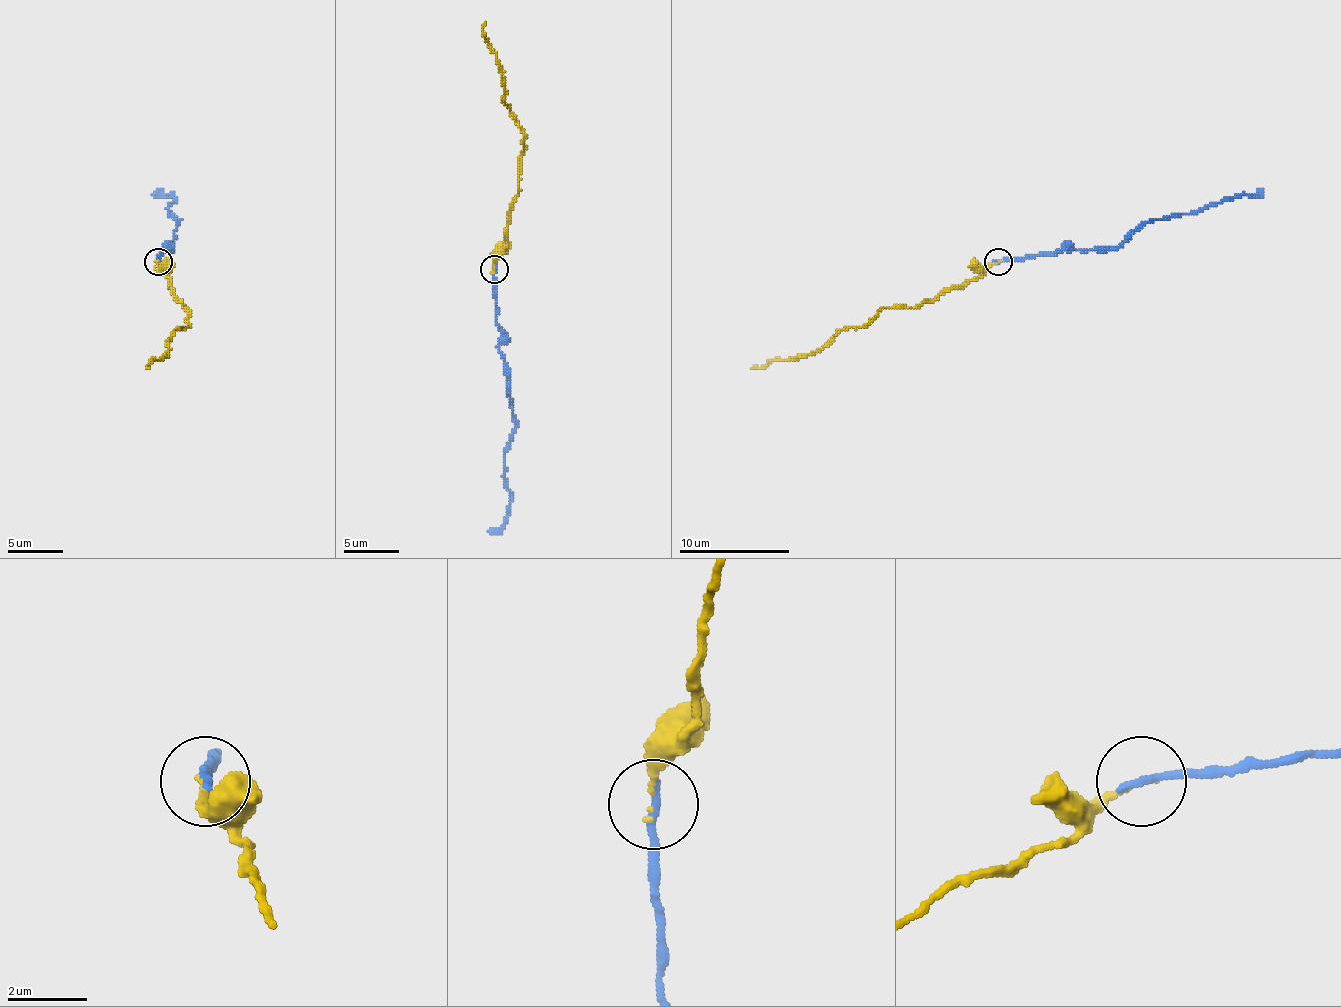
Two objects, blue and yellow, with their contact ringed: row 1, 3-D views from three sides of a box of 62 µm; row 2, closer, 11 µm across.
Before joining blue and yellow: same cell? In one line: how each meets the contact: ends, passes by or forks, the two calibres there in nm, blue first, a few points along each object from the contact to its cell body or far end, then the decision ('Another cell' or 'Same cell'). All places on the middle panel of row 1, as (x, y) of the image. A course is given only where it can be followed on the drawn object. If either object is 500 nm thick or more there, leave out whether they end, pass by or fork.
At the ring blue ends. At the ring yellow ends. Thickness 240 nm (blue) against 100 nm. Course of blue: (493, 270), (496, 325), (501, 330), (499, 352), (515, 418), (515, 432), (504, 454), (507, 520), (488, 531). Course of yellow: (493, 270), (518, 192), (523, 137), (504, 102), (496, 52), (482, 30), (485, 22). Same cell

